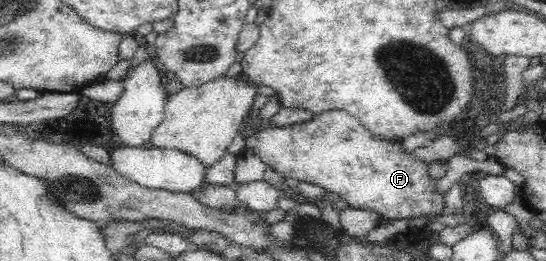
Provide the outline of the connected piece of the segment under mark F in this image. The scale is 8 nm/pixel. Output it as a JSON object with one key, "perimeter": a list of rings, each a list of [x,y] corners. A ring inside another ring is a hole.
{"perimeter":[[[331,110],[326,113],[315,114],[309,120],[305,122],[297,122],[297,124],[291,124],[289,126],[266,128],[260,127],[253,132],[249,132],[246,137],[246,149],[250,149],[255,153],[266,166],[271,167],[271,169],[278,172],[281,177],[291,178],[298,180],[299,182],[306,182],[309,184],[315,184],[315,186],[320,186],[323,188],[324,192],[334,192],[339,196],[339,200],[345,200],[348,206],[357,209],[371,211],[379,214],[383,221],[386,220],[401,220],[401,218],[410,219],[411,217],[423,217],[429,215],[441,215],[444,211],[444,194],[446,192],[439,192],[436,188],[436,182],[441,178],[436,178],[430,168],[429,164],[425,160],[421,160],[414,155],[414,151],[407,151],[402,147],[402,141],[383,141],[376,134],[373,134],[370,130],[364,128],[360,124],[359,120],[352,117],[351,114],[343,110]]]}

